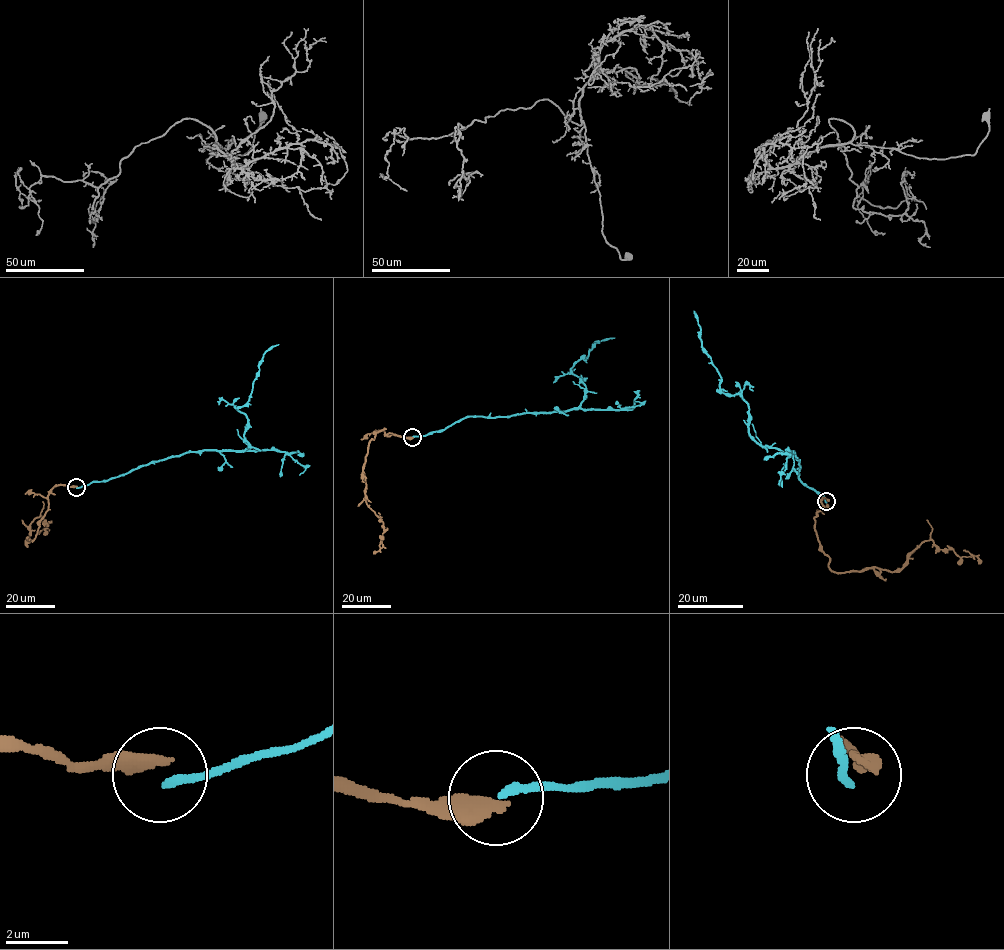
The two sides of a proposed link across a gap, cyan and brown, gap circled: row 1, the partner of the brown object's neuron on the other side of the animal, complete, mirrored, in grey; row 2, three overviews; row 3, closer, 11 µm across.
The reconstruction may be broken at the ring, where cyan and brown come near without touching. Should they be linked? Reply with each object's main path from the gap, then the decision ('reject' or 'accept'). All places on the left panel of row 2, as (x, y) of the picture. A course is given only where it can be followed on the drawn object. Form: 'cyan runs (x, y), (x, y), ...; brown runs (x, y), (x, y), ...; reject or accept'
cyan runs (76, 488), (188, 452), (244, 450), (247, 417), (234, 407), (246, 403), (263, 354), (278, 344); brown runs (76, 486), (54, 486), (30, 540), (30, 524), (41, 516), (47, 523), (44, 529), (44, 524); reject

